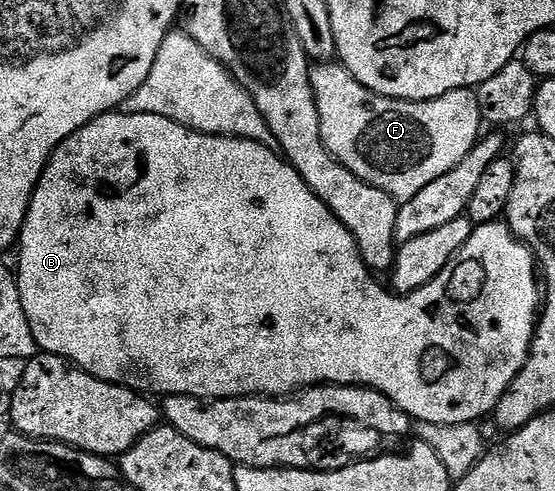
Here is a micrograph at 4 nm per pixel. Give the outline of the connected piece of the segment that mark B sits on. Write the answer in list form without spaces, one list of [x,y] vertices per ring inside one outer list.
[[[114,111],[96,117],[91,124],[85,125],[74,137],[70,137],[68,142],[54,153],[53,160],[49,162],[49,167],[45,170],[45,176],[41,178],[41,184],[37,187],[33,202],[29,204],[29,213],[25,216],[25,226],[21,228],[19,238],[21,271],[19,270],[16,274],[16,279],[18,289],[21,292],[23,311],[26,312],[27,323],[30,324],[34,339],[37,340],[38,350],[53,353],[57,357],[62,357],[64,361],[71,361],[77,368],[85,373],[90,373],[92,377],[100,381],[106,381],[112,385],[122,385],[128,389],[133,389],[136,393],[146,395],[161,393],[162,398],[202,397],[207,402],[221,401],[224,397],[275,397],[280,399],[315,385],[332,383],[335,385],[363,385],[366,389],[379,391],[383,395],[387,395],[387,399],[395,402],[409,418],[417,423],[426,421],[427,423],[454,425],[455,423],[477,423],[488,418],[492,414],[493,408],[499,403],[501,396],[507,391],[507,387],[511,387],[515,375],[519,375],[519,371],[524,367],[525,360],[529,358],[533,333],[537,330],[539,320],[539,266],[533,250],[520,237],[516,237],[504,220],[498,219],[486,225],[476,226],[468,243],[457,252],[456,258],[450,261],[449,266],[439,276],[431,279],[431,283],[419,287],[413,293],[404,295],[398,295],[388,288],[385,290],[383,286],[377,285],[376,279],[378,280],[378,278],[366,267],[365,260],[361,258],[357,240],[353,238],[349,228],[325,206],[325,202],[319,199],[319,195],[315,195],[315,191],[311,191],[311,187],[297,174],[295,167],[290,165],[276,148],[273,148],[274,150],[268,149],[267,146],[268,144],[252,141],[246,137],[216,137],[210,133],[200,133],[185,125],[175,123],[171,119],[163,119],[163,115],[124,111]]]

